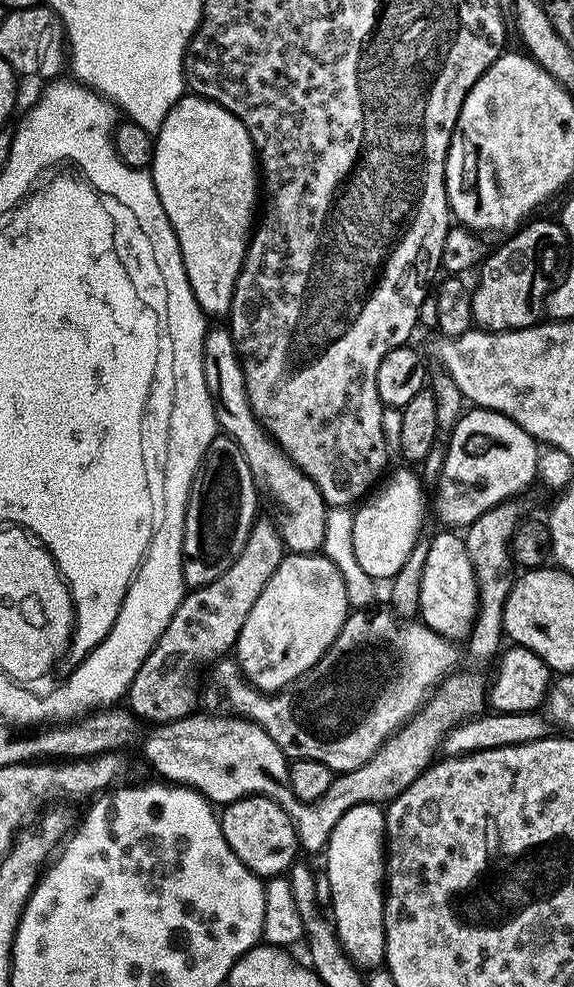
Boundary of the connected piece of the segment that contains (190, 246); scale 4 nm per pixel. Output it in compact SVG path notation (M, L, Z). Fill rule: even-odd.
M185 94L166 114L154 141L150 173L181 246L182 262L194 298L209 317L227 317L232 310L236 279L254 231L252 211L258 208L258 157L250 134L246 126L242 126L242 122L221 104L215 104L204 96Z

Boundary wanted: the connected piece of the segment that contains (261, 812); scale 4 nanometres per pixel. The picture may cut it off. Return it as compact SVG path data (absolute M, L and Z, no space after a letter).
M248 796L245 800L235 800L233 804L227 805L219 813L219 818L222 834L226 838L230 850L234 850L234 854L238 854L238 858L242 863L256 876L271 878L287 873L288 869L292 867L297 859L296 852L298 853L298 845L294 826L286 812L282 810L282 806L275 804L270 798L265 796Z

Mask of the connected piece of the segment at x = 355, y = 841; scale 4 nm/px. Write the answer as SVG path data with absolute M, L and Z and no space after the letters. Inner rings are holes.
M359 804L342 818L330 834L326 849L328 856L328 892L332 895L330 919L336 925L336 933L352 963L357 966L384 964L384 893L386 891L386 812L379 804Z

